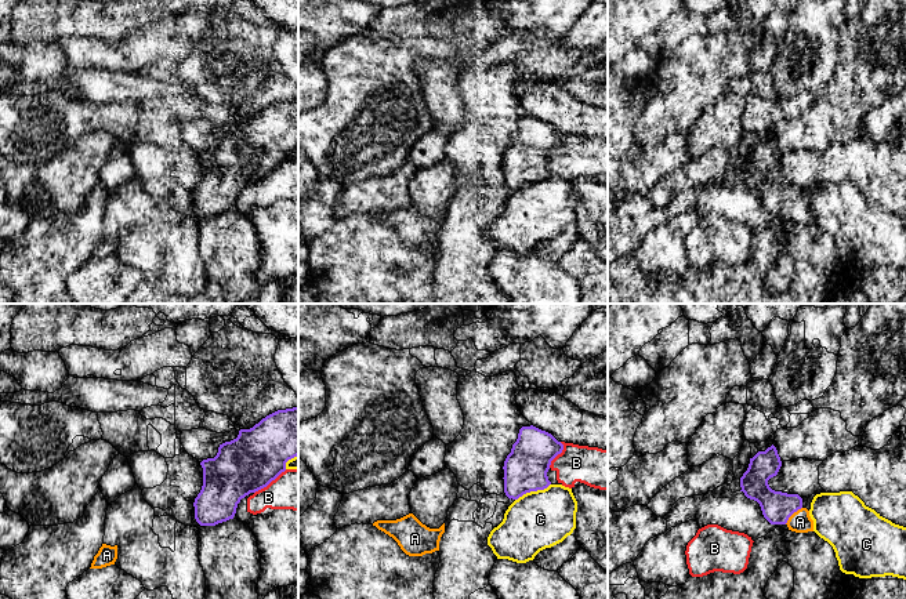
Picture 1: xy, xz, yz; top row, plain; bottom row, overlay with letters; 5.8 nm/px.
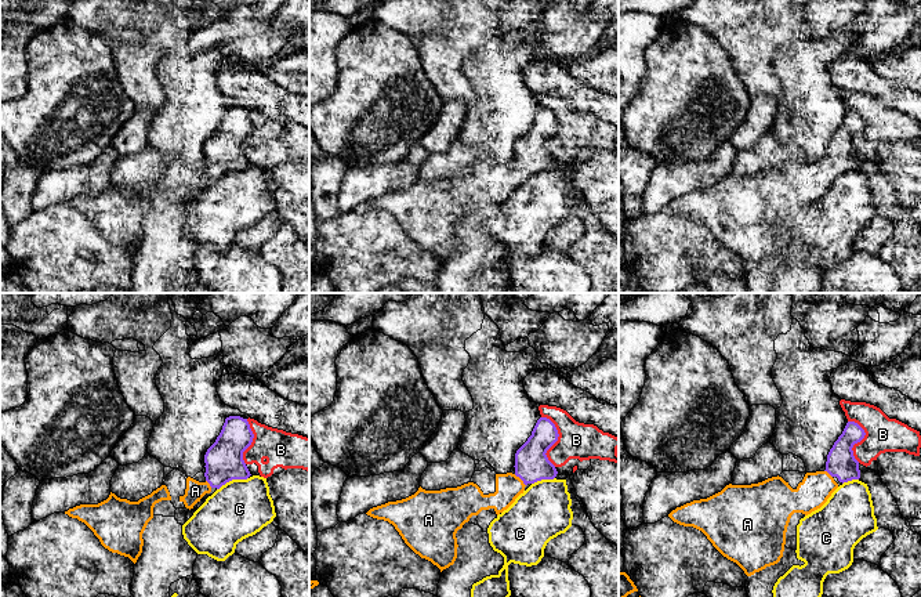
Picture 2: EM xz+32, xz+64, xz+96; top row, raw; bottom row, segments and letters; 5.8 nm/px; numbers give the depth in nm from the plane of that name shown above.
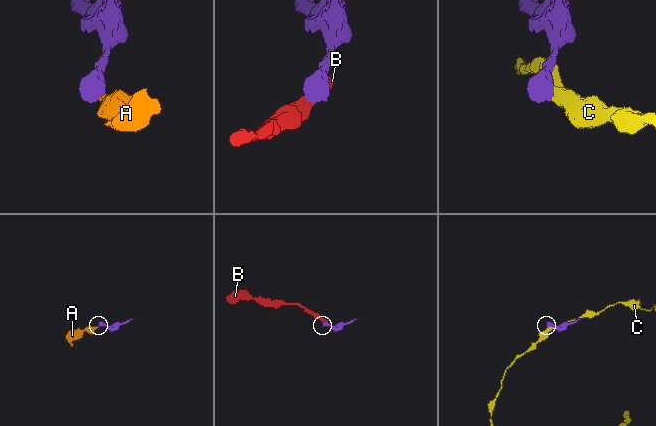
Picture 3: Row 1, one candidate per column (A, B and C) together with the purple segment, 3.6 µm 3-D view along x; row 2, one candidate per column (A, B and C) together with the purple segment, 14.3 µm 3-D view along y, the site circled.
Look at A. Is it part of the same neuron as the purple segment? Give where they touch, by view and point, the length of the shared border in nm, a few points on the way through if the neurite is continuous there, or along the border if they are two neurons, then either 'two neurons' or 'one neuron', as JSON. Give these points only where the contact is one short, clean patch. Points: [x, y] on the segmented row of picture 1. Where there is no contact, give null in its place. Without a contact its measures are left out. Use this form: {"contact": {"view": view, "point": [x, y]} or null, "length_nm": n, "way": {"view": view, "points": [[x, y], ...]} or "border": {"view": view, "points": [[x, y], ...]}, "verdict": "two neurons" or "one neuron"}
{"contact": {"view": "yz", "point": [792, 514]}, "length_nm": 140, "way": {"view": "yz", "points": [[776, 507], [786, 508], [792, 514], [800, 522]]}, "verdict": "one neuron"}

